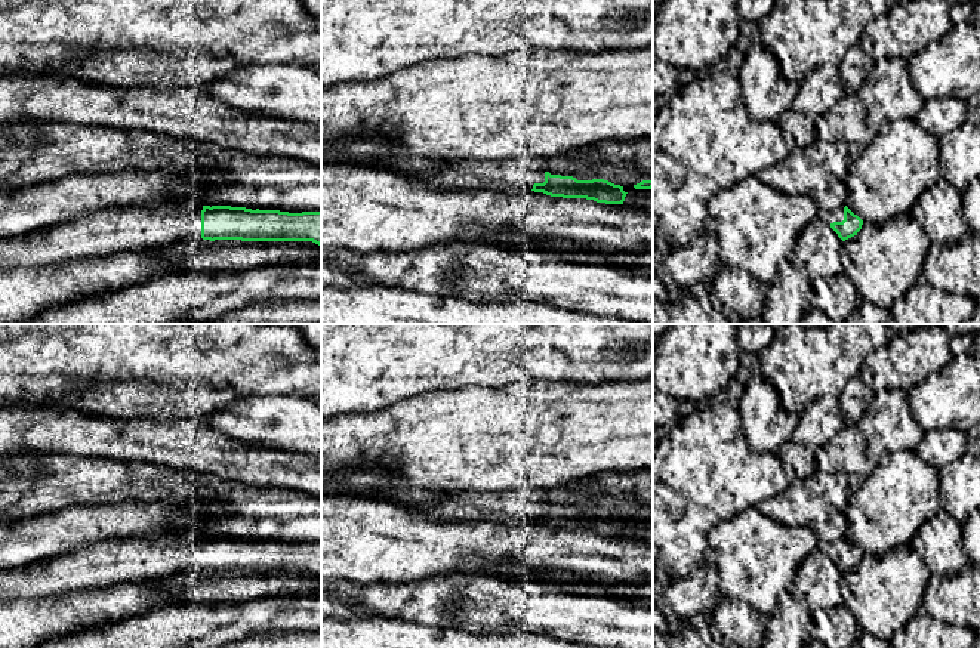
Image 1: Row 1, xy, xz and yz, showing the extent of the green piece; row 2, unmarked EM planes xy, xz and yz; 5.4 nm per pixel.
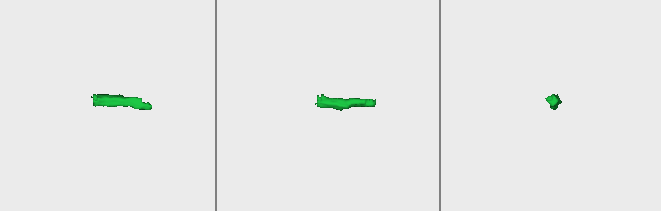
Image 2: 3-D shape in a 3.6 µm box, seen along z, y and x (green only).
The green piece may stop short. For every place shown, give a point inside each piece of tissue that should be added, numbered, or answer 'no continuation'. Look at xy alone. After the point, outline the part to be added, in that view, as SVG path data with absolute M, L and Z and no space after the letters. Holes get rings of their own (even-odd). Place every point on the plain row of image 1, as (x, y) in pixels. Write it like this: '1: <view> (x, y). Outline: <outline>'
1: xy (113, 561). Outline: M178 530L148 539L108 539L21 568L4 570L0 571L0 604L200 571L201 541L203 537Z

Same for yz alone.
1: yz (837, 546). Outline: M836 539L833 541L819 540L817 550L820 550L822 553L828 556L833 553L842 553L844 552L844 539Z

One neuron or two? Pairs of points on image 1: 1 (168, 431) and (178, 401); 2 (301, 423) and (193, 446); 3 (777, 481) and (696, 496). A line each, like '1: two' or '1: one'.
1: two
2: two
3: one

